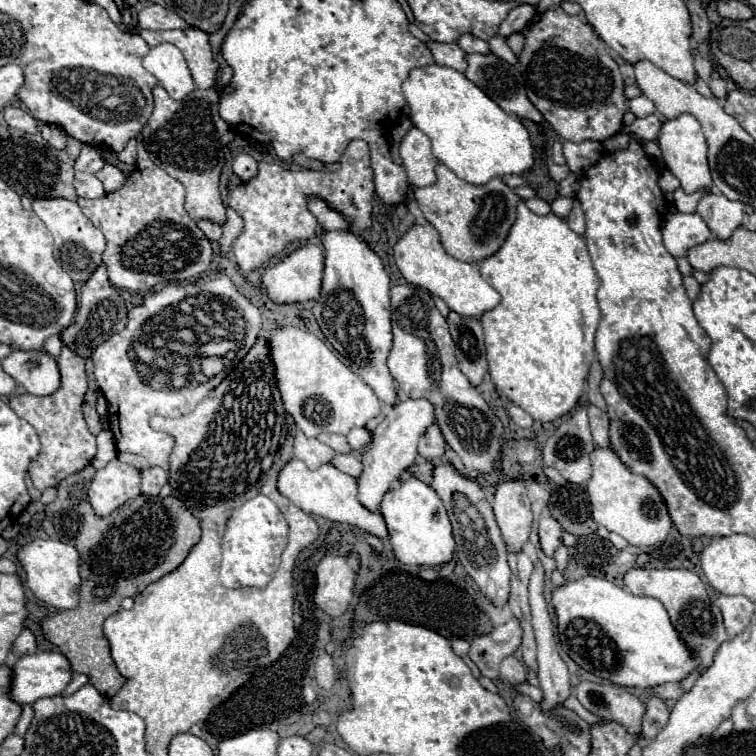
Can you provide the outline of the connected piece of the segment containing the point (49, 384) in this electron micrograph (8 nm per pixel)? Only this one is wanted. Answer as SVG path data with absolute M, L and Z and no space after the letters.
M12 351L2 361L4 371L32 395L52 395L60 387L58 361L46 351Z

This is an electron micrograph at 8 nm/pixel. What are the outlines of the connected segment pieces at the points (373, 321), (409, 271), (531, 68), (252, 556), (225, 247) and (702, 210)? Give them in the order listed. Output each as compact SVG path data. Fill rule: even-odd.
M310 199L308 209L316 215L324 229L324 281L320 299L314 305L314 317L332 343L332 347L348 361L352 371L360 375L386 405L398 403L398 391L394 377L386 367L388 353L392 349L392 327L390 327L390 277L384 271L382 259L354 233L348 231L346 219L330 209L322 199Z
M412 225L402 239L394 247L394 259L402 273L402 277L418 287L428 289L432 295L444 299L444 303L450 307L450 311L460 313L464 317L476 317L480 319L486 311L492 311L500 303L500 295L496 289L492 289L480 275L476 265L458 261L446 253L446 249L440 243L438 231L428 225Z
M550 7L536 25L522 29L522 33L526 35L526 45L520 53L520 69L526 77L528 99L544 115L552 129L560 137L574 143L588 139L606 141L618 135L624 127L624 113L628 111L624 97L624 79L620 75L618 63L612 59L604 41L592 29L592 25L580 19L578 15L568 15L562 7Z
M256 495L244 501L240 507L232 511L232 517L228 519L228 529L226 529L224 545L222 545L220 583L224 587L266 587L280 565L280 555L286 543L288 543L288 523L272 499L268 499L266 495Z
M226 207L226 221L224 221L224 235L220 239L220 247L222 247L222 255L226 255L230 251L230 245L232 241L242 233L244 229L244 221L242 217L232 209L232 207Z
M712 191L700 199L696 213L700 213L700 217L704 217L704 223L714 233L716 239L726 241L726 239L730 239L734 229L742 225L744 203L730 201L722 193Z

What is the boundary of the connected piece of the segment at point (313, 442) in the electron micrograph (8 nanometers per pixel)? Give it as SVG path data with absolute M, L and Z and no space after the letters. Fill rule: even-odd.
M302 431L296 433L294 437L294 455L298 459L302 459L310 469L318 469L326 463L332 461L332 457L336 455L336 451L324 443L320 443L318 439L308 439Z

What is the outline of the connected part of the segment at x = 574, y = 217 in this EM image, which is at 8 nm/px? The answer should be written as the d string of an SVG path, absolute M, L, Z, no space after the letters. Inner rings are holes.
M574 199L574 207L572 207L572 215L568 217L570 221L570 227L578 233L578 235L584 235L586 233L586 221L584 221L584 211L580 207L580 201Z

